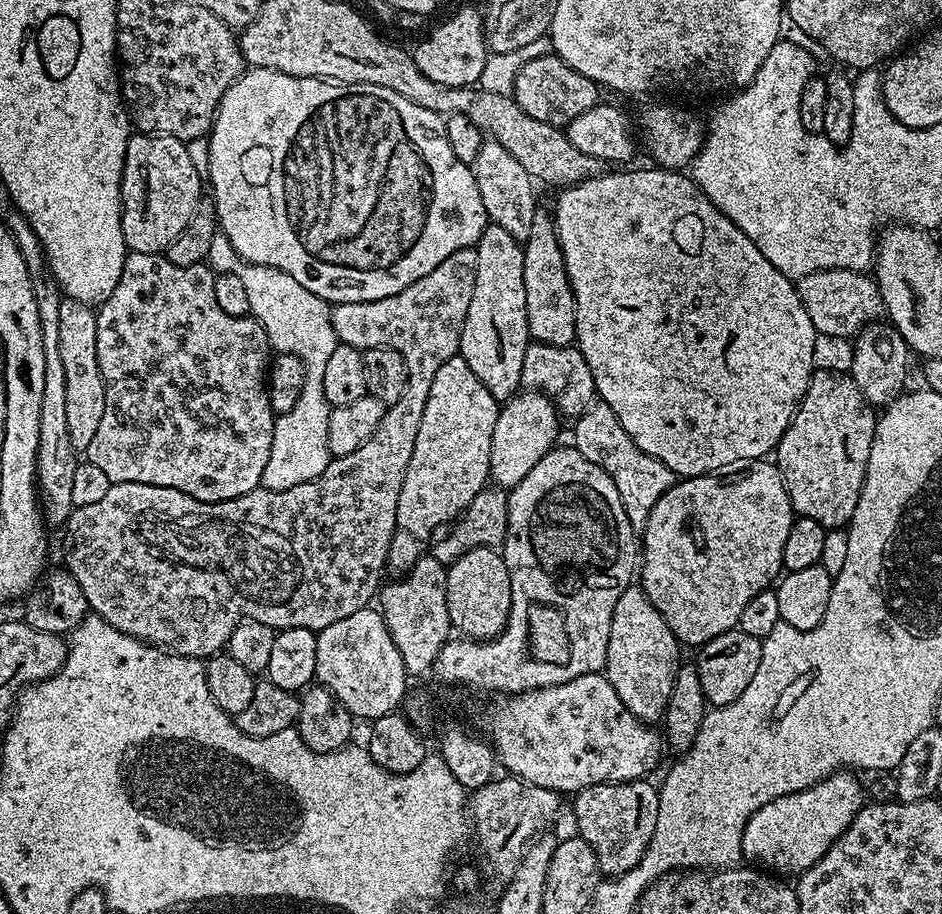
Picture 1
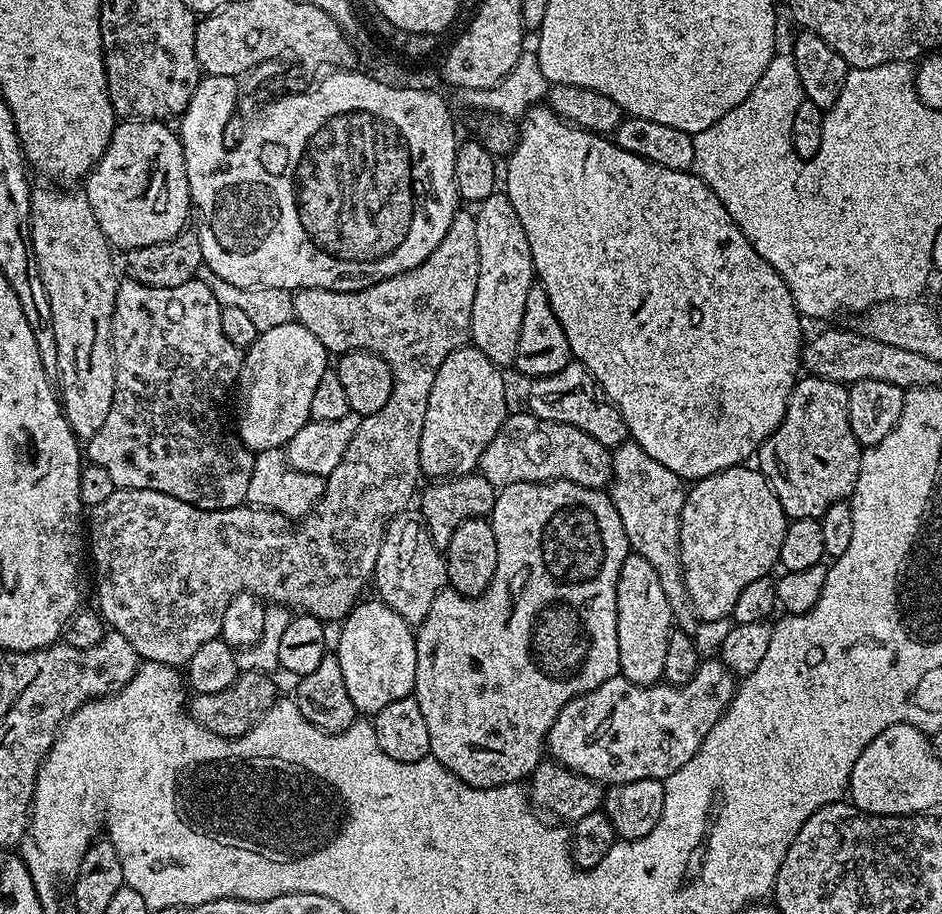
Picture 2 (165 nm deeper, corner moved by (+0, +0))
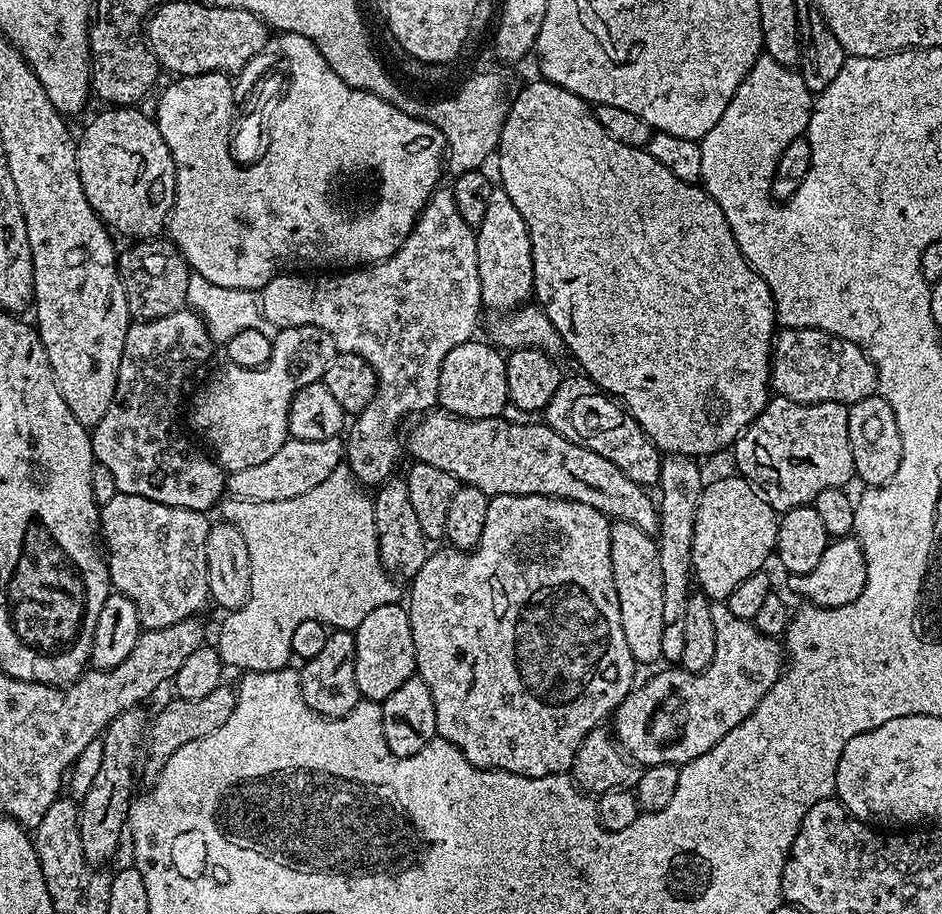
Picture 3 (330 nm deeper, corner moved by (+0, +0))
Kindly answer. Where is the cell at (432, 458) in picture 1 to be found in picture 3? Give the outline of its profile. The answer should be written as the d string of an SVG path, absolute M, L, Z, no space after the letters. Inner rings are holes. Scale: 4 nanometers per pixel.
M479 338L454 346L446 354L440 371L440 385L436 391L438 404L443 411L466 420L499 417L509 407L506 386L507 359L491 343L483 344ZM500 355L500 356L499 356Z

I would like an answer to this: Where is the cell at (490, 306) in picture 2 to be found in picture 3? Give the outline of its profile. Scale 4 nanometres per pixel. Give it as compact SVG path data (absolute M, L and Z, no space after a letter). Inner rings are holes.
M493 187L490 194L490 202L486 206L486 215L483 216L482 222L475 229L476 245L478 246L478 278L480 279L480 302L485 309L488 308L504 308L502 310L511 310L527 301L533 295L534 289L532 279L534 278L534 270L532 269L532 243L530 242L530 234L526 230L526 222L522 222L522 214L518 214L518 206L514 206L514 202L510 202L510 194L504 192L503 187Z

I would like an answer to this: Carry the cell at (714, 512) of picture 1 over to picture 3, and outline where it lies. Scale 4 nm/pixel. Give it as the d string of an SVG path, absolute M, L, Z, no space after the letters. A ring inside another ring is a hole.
M739 474L724 476L721 480L705 483L698 502L698 514L694 522L694 546L692 547L692 570L699 591L712 602L727 601L735 588L750 574L761 571L764 563L773 559L776 550L776 526L778 514L763 495Z

